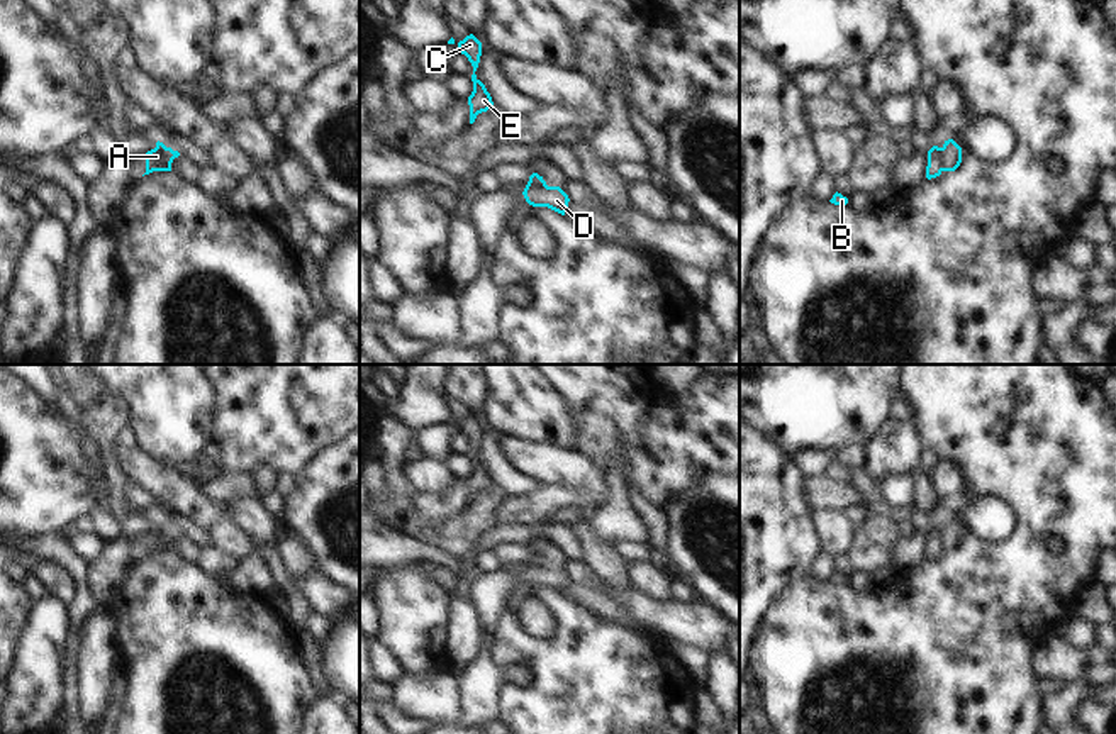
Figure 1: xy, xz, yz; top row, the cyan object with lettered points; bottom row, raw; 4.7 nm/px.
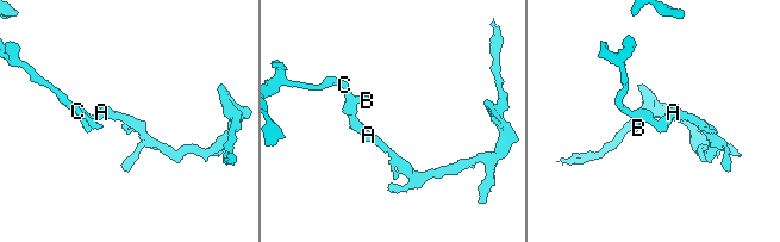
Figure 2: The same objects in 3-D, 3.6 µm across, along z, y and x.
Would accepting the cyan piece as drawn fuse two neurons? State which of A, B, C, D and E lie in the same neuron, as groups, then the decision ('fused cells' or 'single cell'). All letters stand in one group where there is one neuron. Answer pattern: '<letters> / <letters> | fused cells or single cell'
A D / B C E | fused cells

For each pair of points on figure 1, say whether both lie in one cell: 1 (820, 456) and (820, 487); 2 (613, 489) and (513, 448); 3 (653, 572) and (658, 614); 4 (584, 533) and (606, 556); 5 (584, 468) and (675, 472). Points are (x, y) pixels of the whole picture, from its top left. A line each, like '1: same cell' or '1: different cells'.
1: different cells
2: different cells
3: different cells
4: same cell
5: different cells

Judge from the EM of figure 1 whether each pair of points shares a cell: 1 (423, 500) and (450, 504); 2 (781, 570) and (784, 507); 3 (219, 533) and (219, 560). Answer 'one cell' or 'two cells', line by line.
1: one cell
2: one cell
3: two cells

